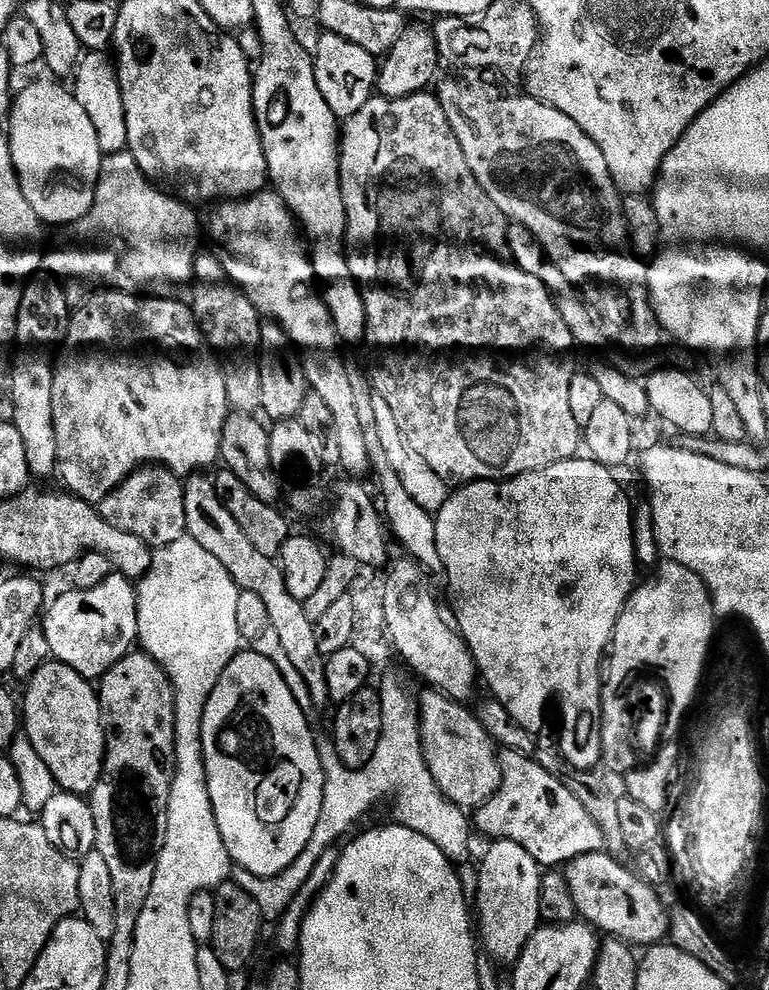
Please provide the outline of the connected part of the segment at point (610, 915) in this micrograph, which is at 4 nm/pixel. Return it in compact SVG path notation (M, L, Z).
M602 851L582 854L563 869L566 882L570 882L570 894L574 894L574 906L579 919L591 924L601 933L617 940L624 940L633 946L639 946L639 944L651 946L661 943L670 932L666 908L664 912L664 904L660 901L661 893L652 885L647 884L631 867L623 868L620 864L623 863L617 857L608 855L607 851Z

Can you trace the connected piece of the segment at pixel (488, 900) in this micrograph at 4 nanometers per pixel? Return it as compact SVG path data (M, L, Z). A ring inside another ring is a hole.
M497 840L487 845L484 861L479 861L480 877L474 895L474 916L478 921L478 936L483 951L488 952L497 965L515 965L526 942L541 927L540 919L540 863L518 842Z

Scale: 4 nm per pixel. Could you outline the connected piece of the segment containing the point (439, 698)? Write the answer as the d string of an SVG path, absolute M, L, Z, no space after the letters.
M428 690L425 693L424 697L422 695L419 697L418 707L420 737L424 747L424 757L430 766L430 774L434 774L434 782L438 782L438 790L442 790L442 794L450 798L450 802L465 810L481 808L496 793L502 780L498 745L480 725L480 720L471 707L468 708L461 701L451 700L450 697L435 690Z

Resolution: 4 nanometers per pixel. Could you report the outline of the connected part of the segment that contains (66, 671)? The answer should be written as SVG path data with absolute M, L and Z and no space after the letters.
M59 662L43 664L32 679L27 681L26 688L28 693L24 696L24 704L22 700L22 728L28 741L34 750L38 750L50 774L54 774L57 789L87 797L94 790L104 765L104 719L100 713L97 689L85 676Z

